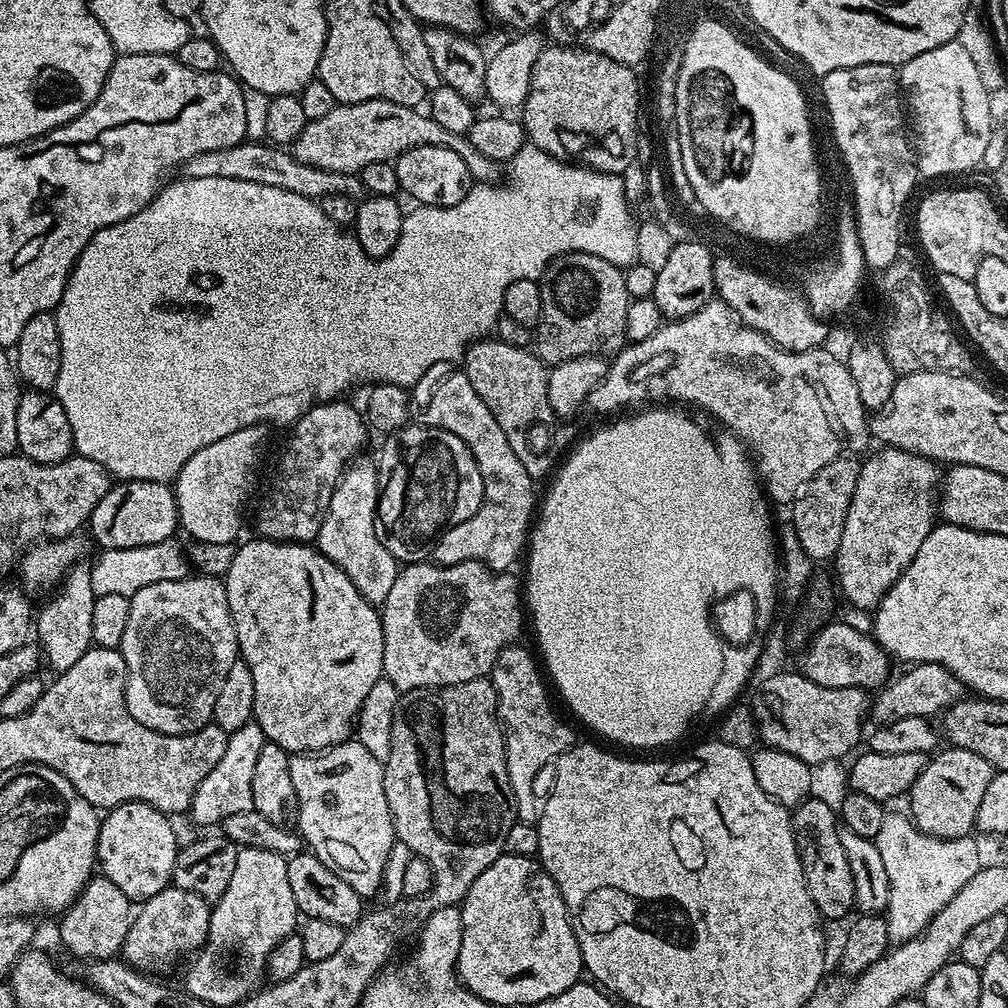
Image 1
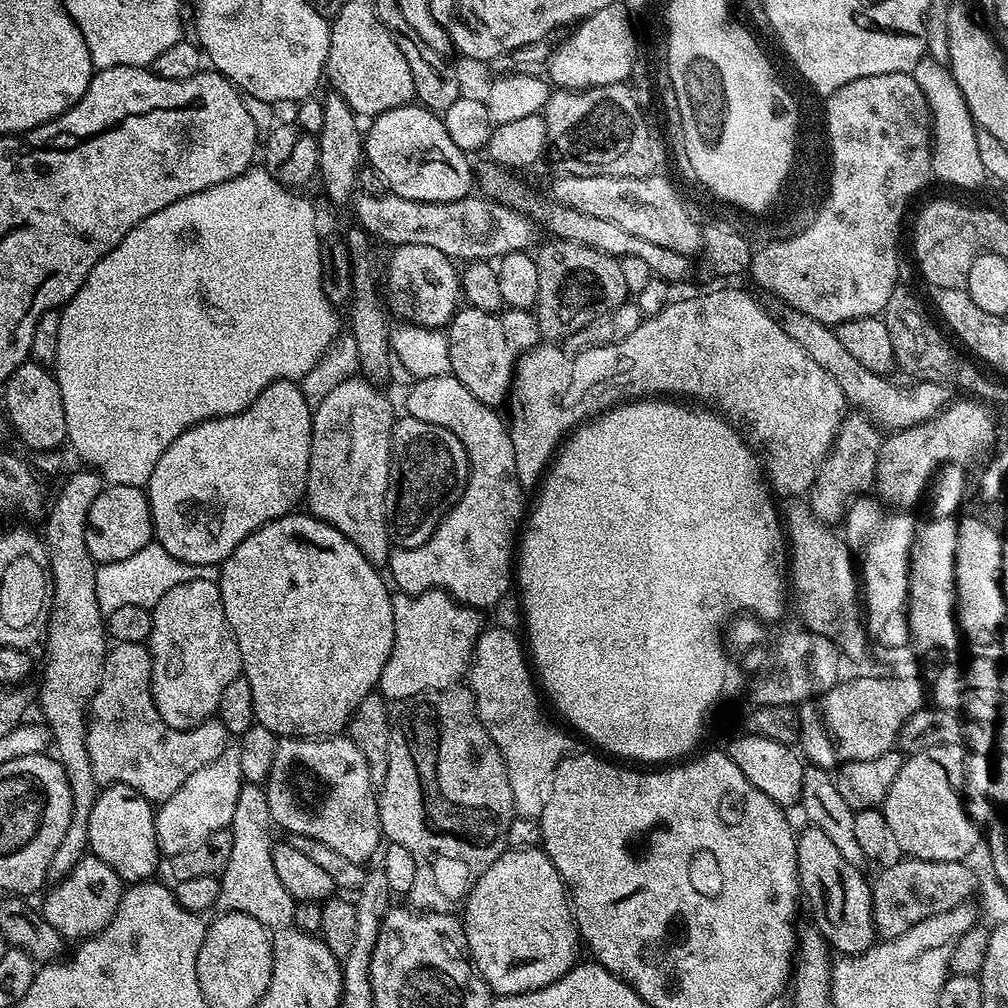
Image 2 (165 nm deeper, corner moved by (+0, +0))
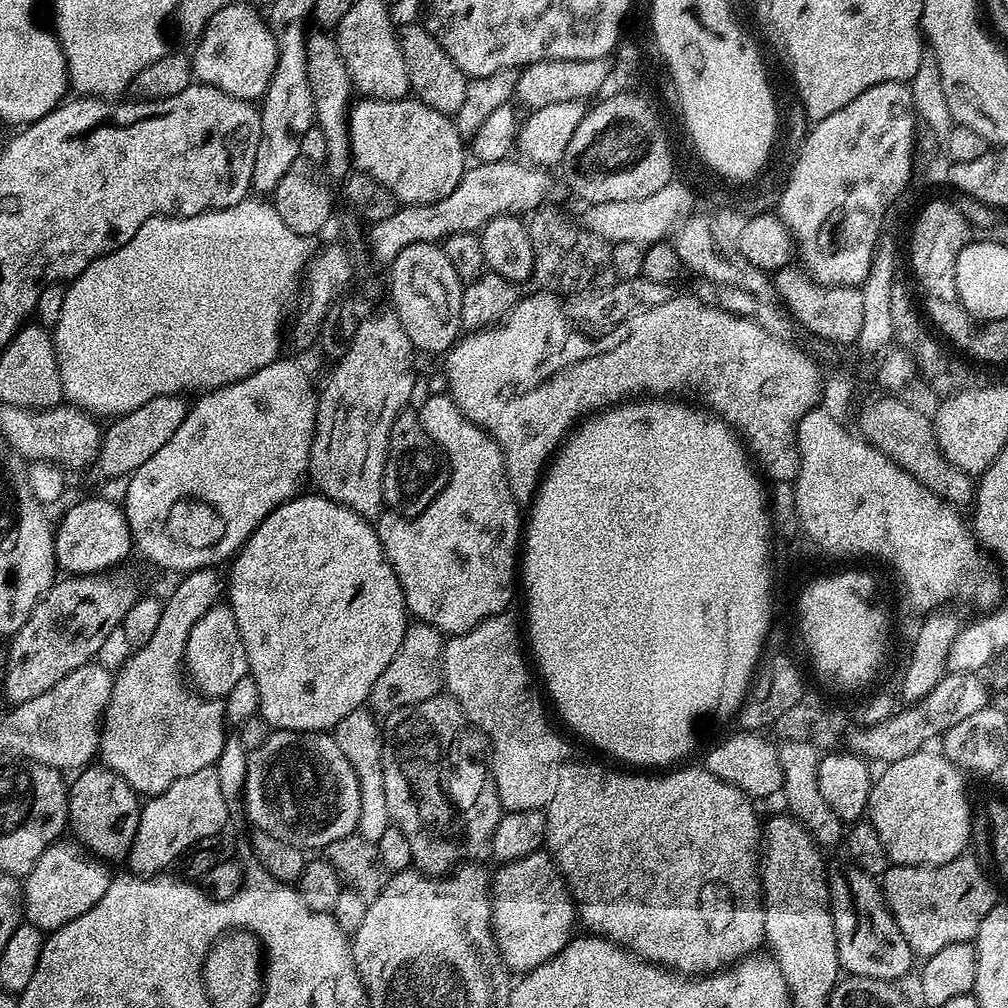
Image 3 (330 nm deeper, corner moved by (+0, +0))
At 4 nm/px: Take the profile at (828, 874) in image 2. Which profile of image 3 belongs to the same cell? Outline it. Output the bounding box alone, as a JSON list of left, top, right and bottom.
[828,863,912,982]

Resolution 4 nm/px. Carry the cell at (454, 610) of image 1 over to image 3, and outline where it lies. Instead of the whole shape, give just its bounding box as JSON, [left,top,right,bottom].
[368,623,444,714]

